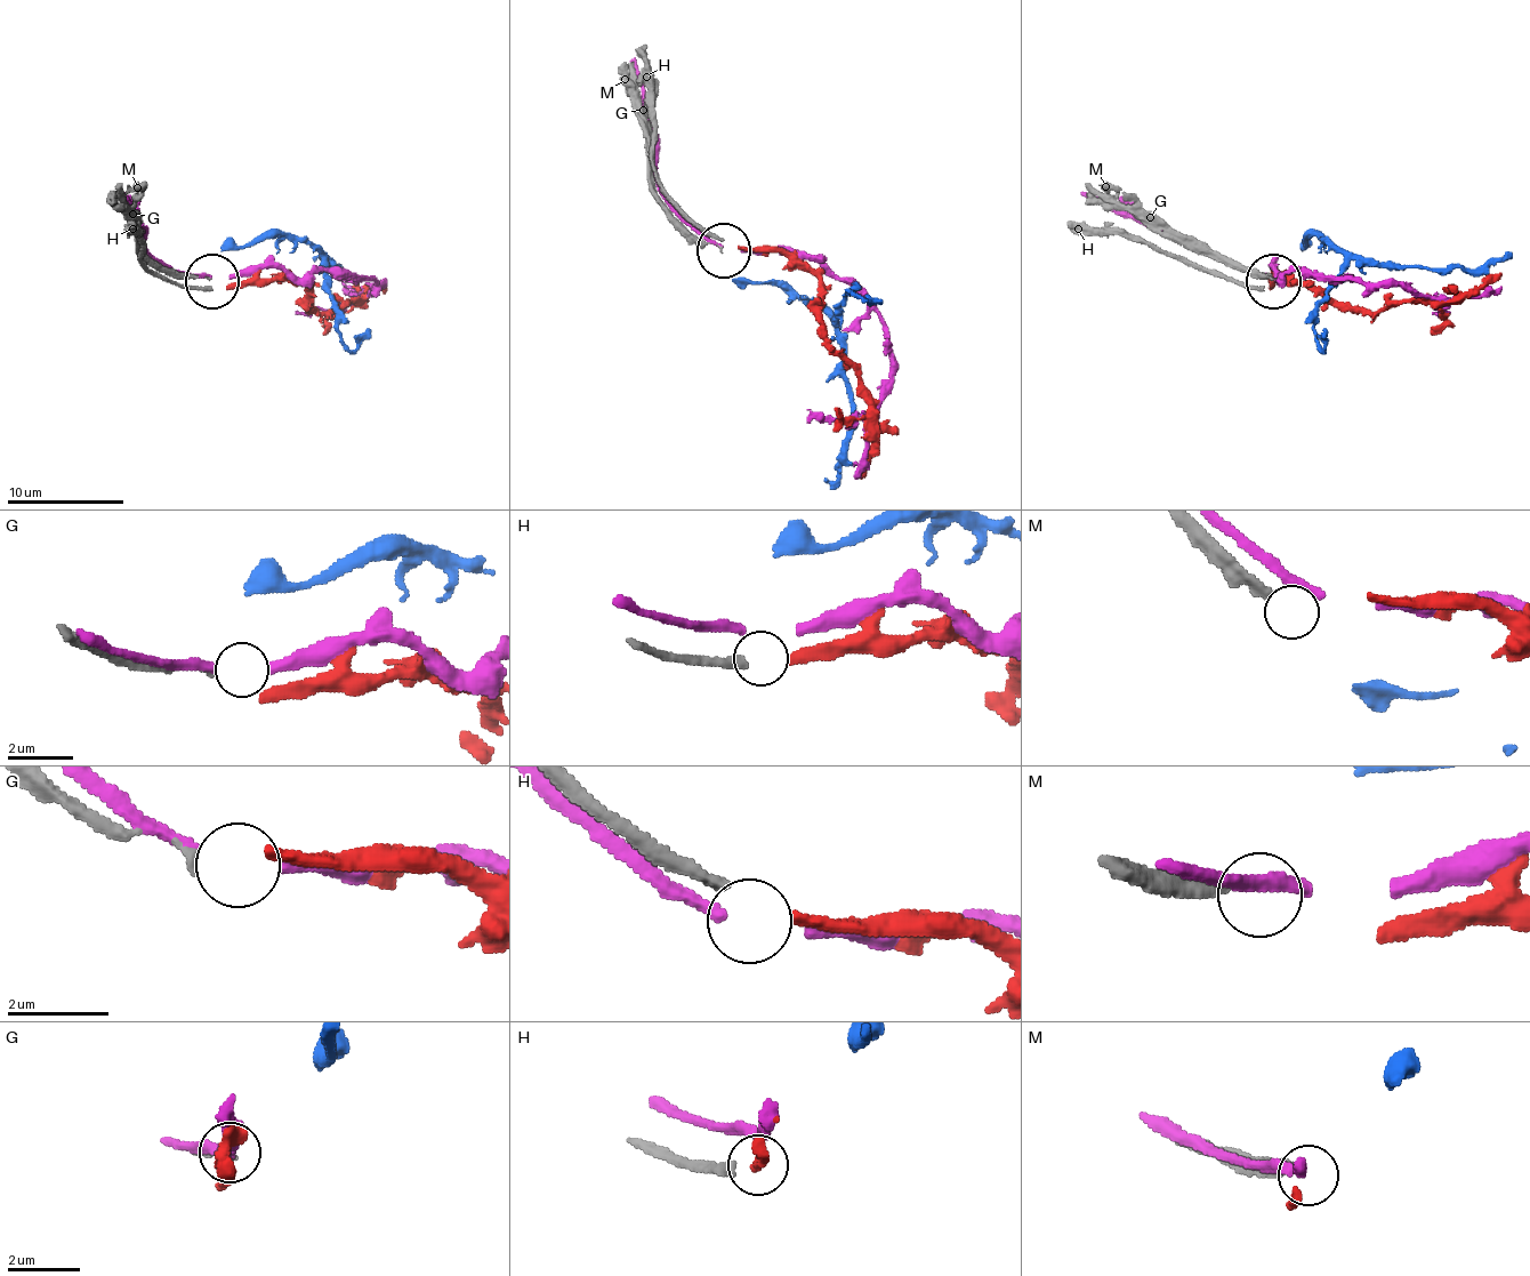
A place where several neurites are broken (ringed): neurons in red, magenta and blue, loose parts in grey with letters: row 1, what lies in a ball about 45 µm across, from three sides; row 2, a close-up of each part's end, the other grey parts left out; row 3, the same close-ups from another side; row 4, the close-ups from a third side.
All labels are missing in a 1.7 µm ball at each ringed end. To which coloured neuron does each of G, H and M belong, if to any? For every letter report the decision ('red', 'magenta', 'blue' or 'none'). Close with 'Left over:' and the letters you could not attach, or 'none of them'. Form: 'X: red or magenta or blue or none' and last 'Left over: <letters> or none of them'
G: none
H: red
M: none
Left over: G, M

